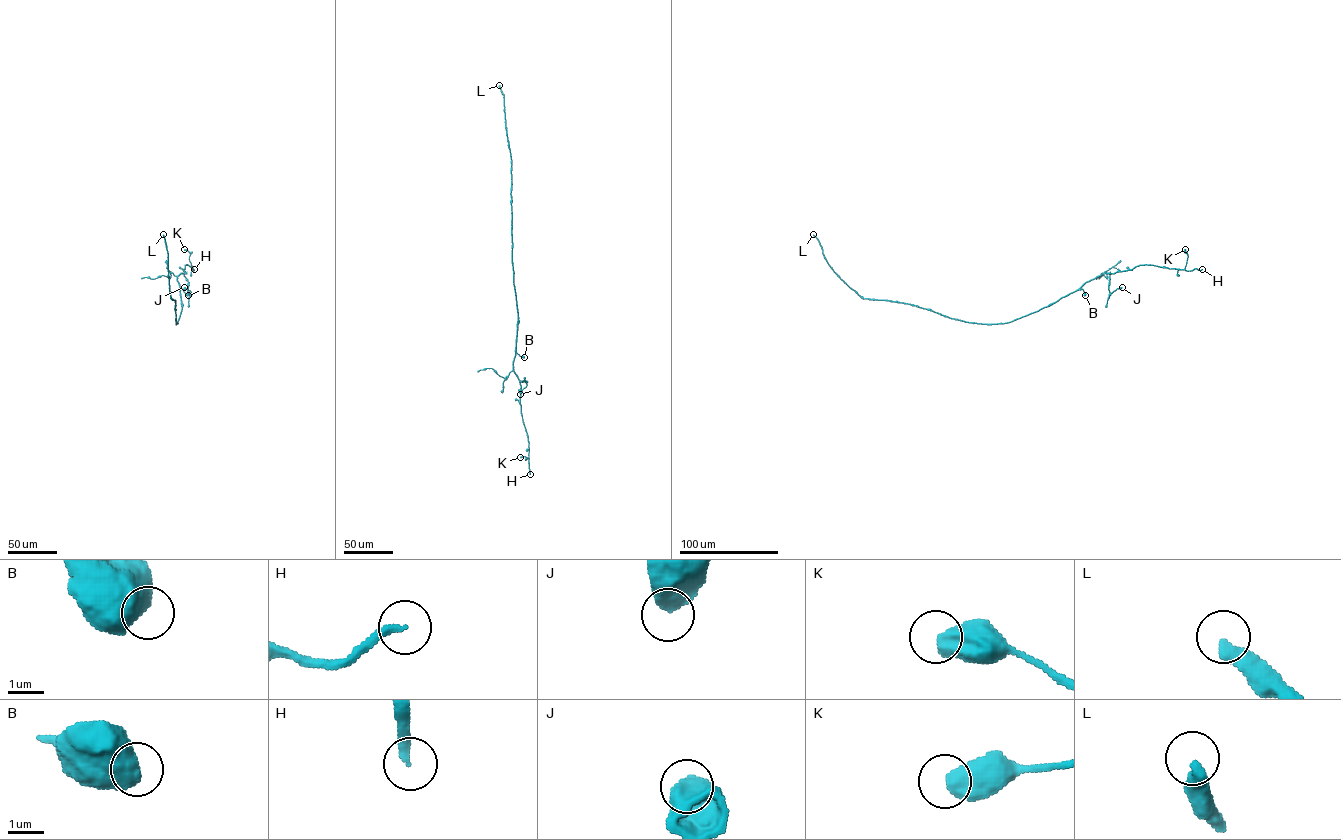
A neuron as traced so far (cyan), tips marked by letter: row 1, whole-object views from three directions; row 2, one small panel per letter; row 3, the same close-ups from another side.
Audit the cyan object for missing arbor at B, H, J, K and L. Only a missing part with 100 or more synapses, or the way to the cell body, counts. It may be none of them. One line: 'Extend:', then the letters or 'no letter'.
Extend: H, L

